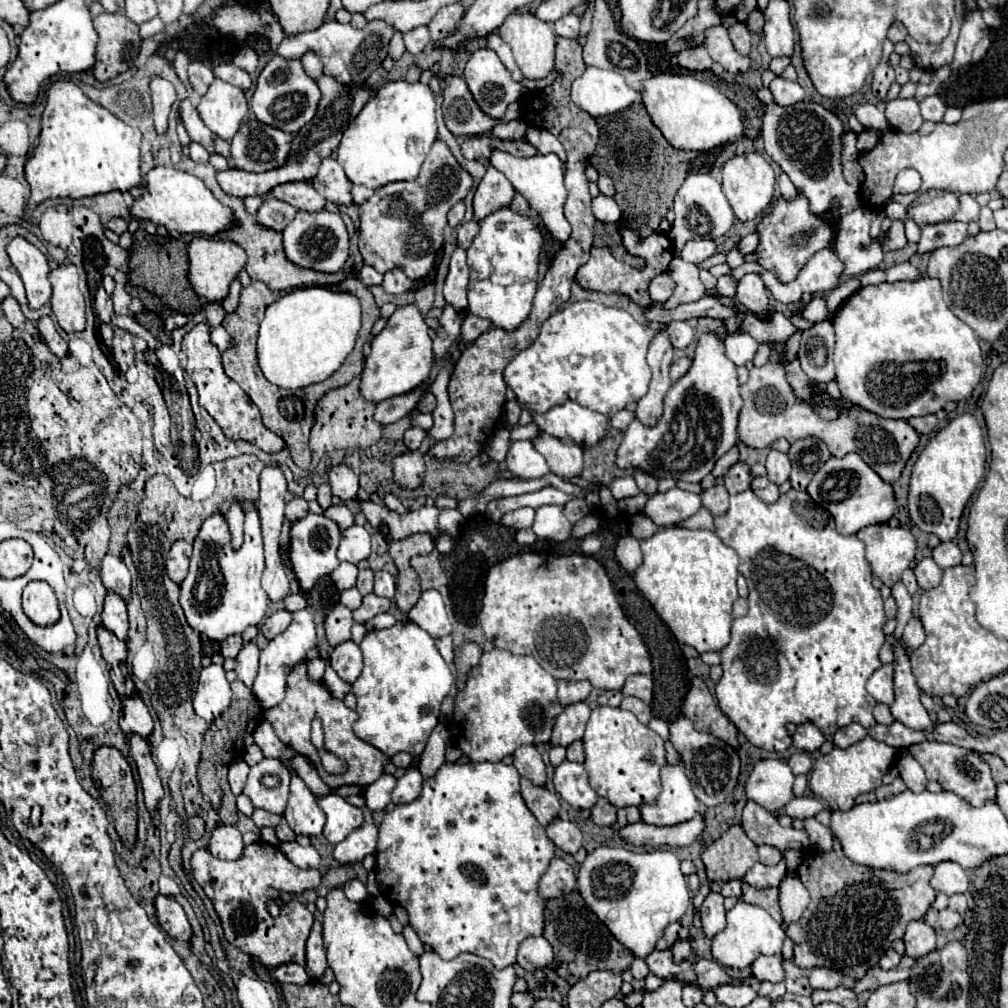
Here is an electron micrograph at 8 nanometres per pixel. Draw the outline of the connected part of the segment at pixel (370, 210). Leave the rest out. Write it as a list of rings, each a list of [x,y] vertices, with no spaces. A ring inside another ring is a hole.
[[[437,140],[427,154],[415,182],[393,182],[375,190],[373,198],[359,206],[359,252],[363,262],[385,274],[391,268],[401,268],[411,280],[423,278],[435,264],[437,252],[443,246],[443,228],[447,212],[453,204],[465,198],[473,178],[459,166],[443,140]]]

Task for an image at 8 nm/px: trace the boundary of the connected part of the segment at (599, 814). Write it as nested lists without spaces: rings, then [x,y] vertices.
[[[599,798],[591,808],[591,820],[599,826],[613,826],[617,822],[617,808],[609,800]]]

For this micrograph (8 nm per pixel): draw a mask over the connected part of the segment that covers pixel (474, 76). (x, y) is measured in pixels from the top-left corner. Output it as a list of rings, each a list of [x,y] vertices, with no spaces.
[[[481,48],[481,50],[477,50],[477,52],[471,54],[469,62],[465,64],[463,78],[465,78],[467,86],[469,86],[469,90],[471,90],[473,98],[475,98],[475,102],[479,104],[479,108],[481,108],[487,116],[491,116],[491,118],[495,118],[495,120],[501,120],[501,118],[505,116],[507,106],[519,98],[519,94],[521,94],[523,88],[541,88],[541,86],[549,86],[558,74],[559,73],[554,70],[547,78],[543,78],[543,80],[539,80],[539,82],[523,80],[521,84],[515,84],[515,82],[511,80],[511,74],[507,72],[507,68],[503,68],[499,56],[495,56],[495,52],[491,52],[489,48]]]

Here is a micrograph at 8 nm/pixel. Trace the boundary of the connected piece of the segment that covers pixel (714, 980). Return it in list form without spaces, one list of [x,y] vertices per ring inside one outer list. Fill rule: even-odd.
[[[699,958],[697,960],[697,984],[701,988],[713,988],[713,986],[719,986],[719,984],[755,984],[753,978],[735,978],[735,976],[729,976],[725,972],[725,968],[715,962],[715,960],[705,960],[705,958]]]

